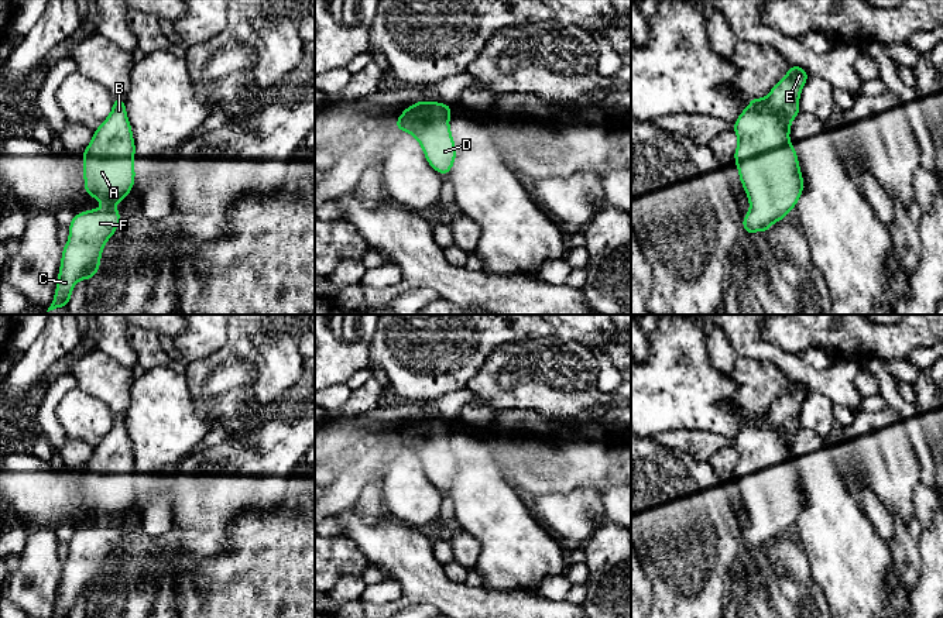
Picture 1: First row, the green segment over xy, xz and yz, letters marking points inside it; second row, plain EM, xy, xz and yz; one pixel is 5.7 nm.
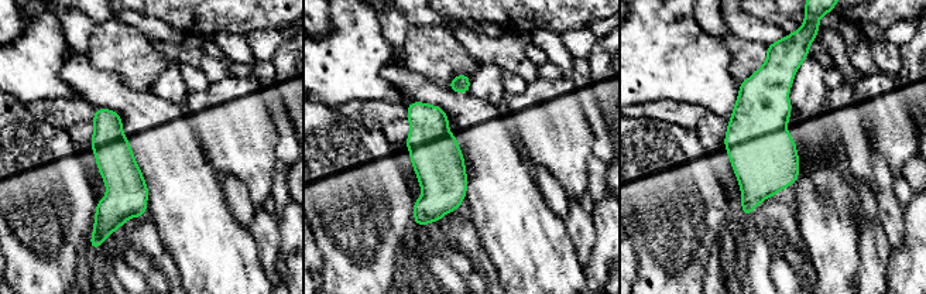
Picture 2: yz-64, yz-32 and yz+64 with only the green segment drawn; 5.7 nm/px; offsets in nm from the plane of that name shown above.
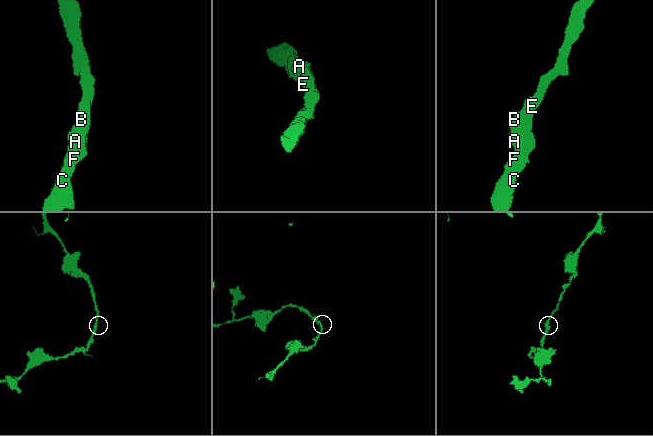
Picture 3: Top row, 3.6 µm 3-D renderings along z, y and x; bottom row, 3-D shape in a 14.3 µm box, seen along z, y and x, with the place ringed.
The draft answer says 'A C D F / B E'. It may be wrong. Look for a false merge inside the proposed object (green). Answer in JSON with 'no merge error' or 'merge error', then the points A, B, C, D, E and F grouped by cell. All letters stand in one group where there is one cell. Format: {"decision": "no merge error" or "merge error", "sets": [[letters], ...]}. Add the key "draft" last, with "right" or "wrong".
{"decision": "no merge error", "sets": [["A", "B", "C", "D", "E", "F"]], "draft": "wrong"}

